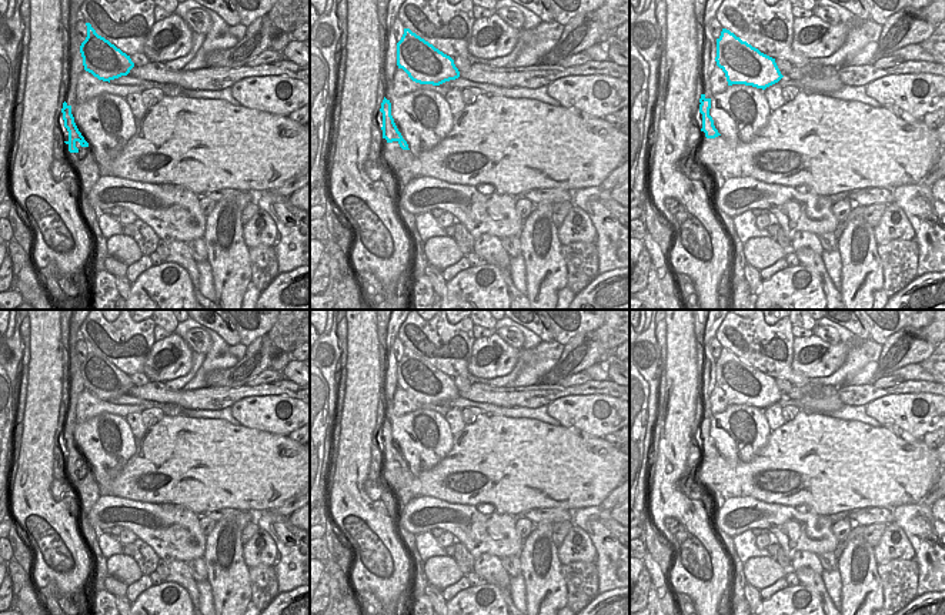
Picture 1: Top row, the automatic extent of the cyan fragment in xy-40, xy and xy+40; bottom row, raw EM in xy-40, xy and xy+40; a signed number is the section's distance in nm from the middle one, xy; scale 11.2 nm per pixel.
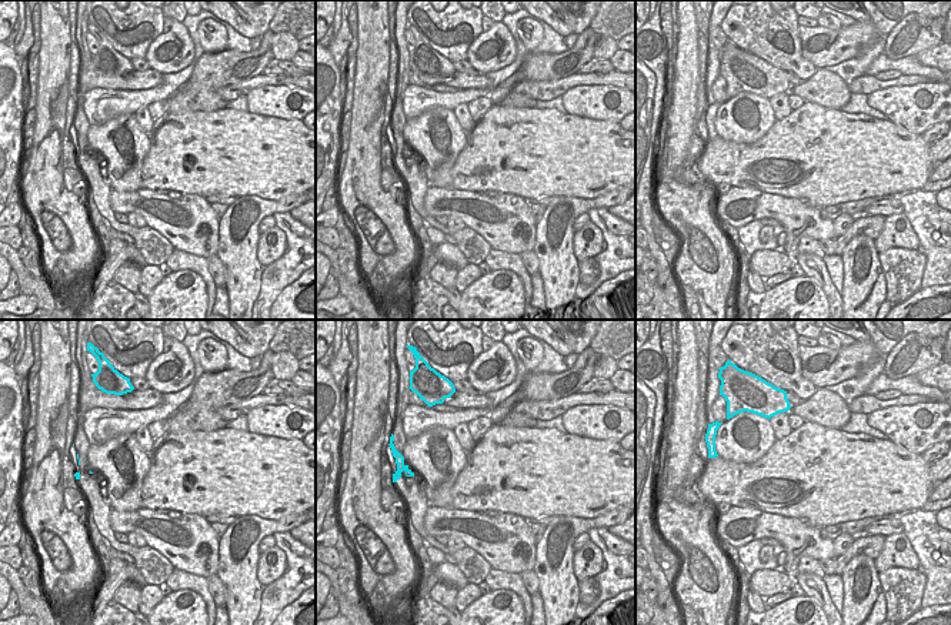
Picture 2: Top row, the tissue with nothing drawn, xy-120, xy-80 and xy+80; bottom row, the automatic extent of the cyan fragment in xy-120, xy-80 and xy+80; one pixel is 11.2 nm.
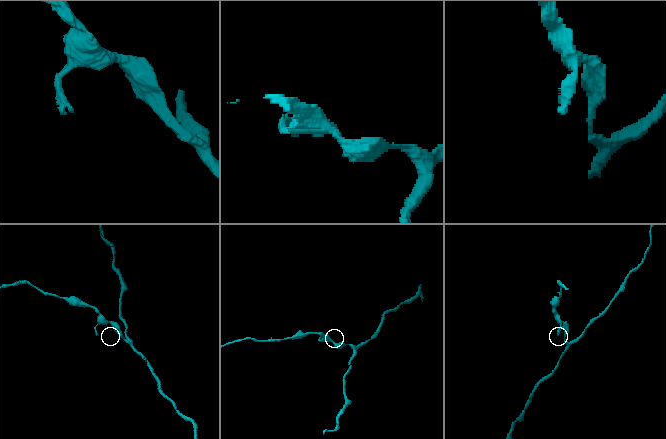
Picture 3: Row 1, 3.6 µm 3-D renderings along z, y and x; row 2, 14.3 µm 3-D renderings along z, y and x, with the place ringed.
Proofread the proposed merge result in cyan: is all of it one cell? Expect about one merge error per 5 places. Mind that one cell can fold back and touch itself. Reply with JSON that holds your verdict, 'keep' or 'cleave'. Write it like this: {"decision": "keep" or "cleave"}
{"decision": "keep"}

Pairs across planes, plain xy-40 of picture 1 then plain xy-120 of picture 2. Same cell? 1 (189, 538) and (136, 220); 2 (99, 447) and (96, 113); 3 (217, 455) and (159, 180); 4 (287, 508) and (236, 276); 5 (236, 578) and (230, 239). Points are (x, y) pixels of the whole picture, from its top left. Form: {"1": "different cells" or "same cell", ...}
{"1": "different cells", "2": "different cells", "3": "same cell", "4": "same cell", "5": "same cell"}

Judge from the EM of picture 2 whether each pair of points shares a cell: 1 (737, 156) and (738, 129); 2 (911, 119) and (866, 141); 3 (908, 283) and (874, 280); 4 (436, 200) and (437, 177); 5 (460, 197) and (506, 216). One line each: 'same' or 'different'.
1: different
2: different
3: different
4: different
5: same

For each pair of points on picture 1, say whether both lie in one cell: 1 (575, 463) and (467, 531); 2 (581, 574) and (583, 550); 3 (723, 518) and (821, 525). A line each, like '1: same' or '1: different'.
1: different
2: different
3: same

